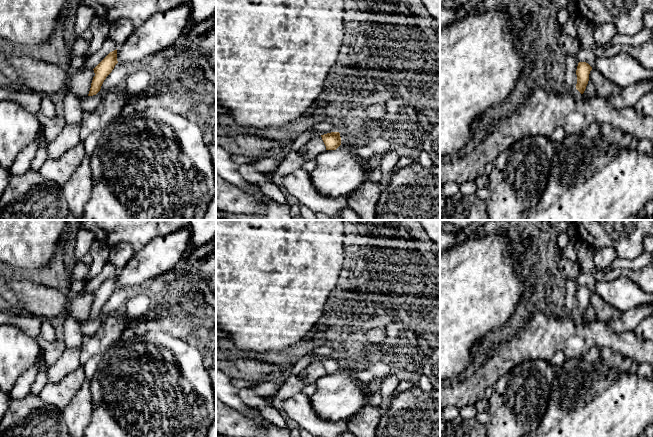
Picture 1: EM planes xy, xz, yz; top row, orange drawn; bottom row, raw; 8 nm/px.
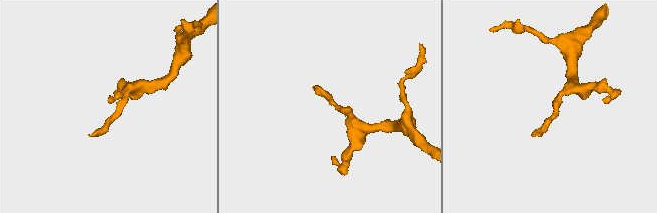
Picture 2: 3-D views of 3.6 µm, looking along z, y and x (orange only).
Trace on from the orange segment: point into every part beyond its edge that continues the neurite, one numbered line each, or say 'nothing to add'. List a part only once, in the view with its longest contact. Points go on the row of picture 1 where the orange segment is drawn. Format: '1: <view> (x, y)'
nothing to add

